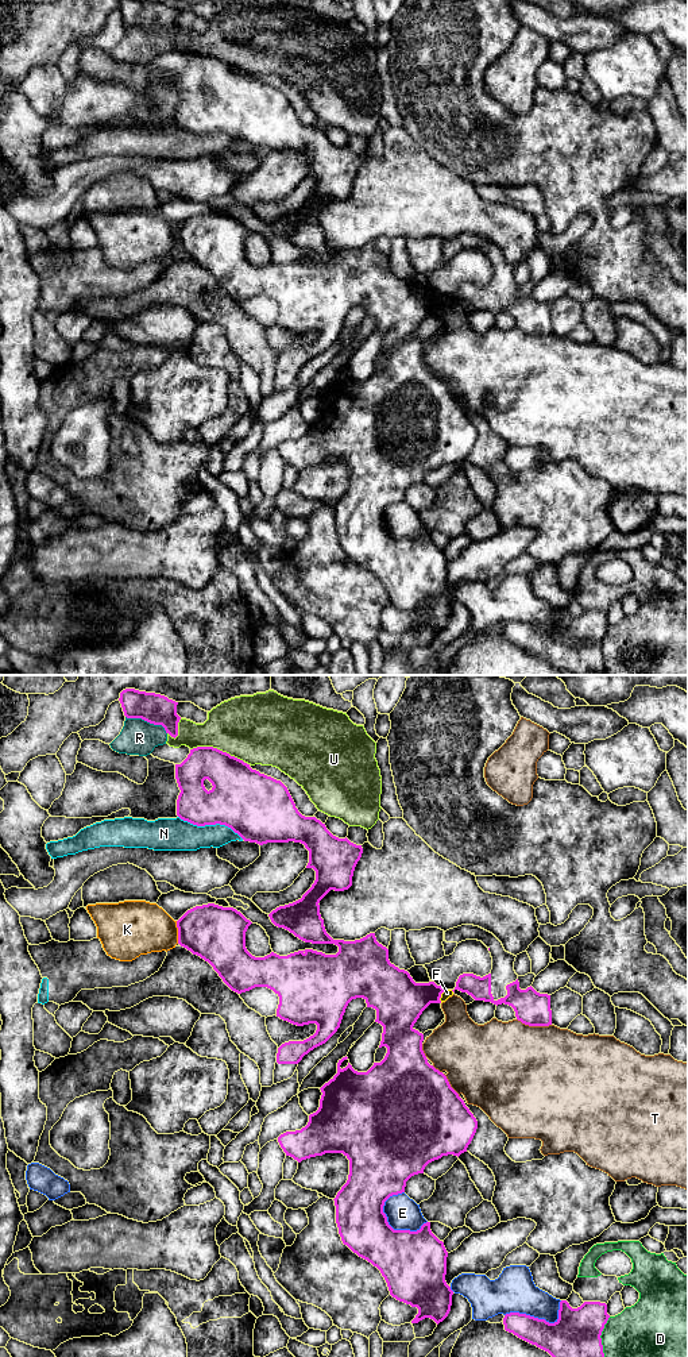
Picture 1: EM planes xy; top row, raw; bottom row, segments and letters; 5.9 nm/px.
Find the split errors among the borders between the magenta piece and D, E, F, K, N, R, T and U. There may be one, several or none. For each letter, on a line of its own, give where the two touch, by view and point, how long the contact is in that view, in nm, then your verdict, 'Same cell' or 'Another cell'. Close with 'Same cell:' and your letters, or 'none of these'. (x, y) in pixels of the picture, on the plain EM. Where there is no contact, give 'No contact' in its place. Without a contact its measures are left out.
D: Touches magenta at xy (600, 647). Shared border 260 nm. Another cell
E: Touches magenta at xy (397, 539). Shared border 300 nm. Another cell
F: Touches magenta at xy (440, 304). Shared border 90 nm. Another cell
K: Touches magenta at xy (178, 241). Shared border 140 nm. Another cell
N: Touches magenta at xy (211, 132). Shared border 420 nm. Another cell
R: Touches magenta at xy (147, 30). Shared border 260 nm. Another cell
T: Touches magenta at xy (534, 334). Shared border 220 nm. Another cell
U: Touches magenta at xy (216, 57). Shared border 340 nm. Another cell
Same cell: none of these

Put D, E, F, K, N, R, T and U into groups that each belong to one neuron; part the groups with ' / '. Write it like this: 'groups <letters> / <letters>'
groups D / E / F / K / N / R U / T

